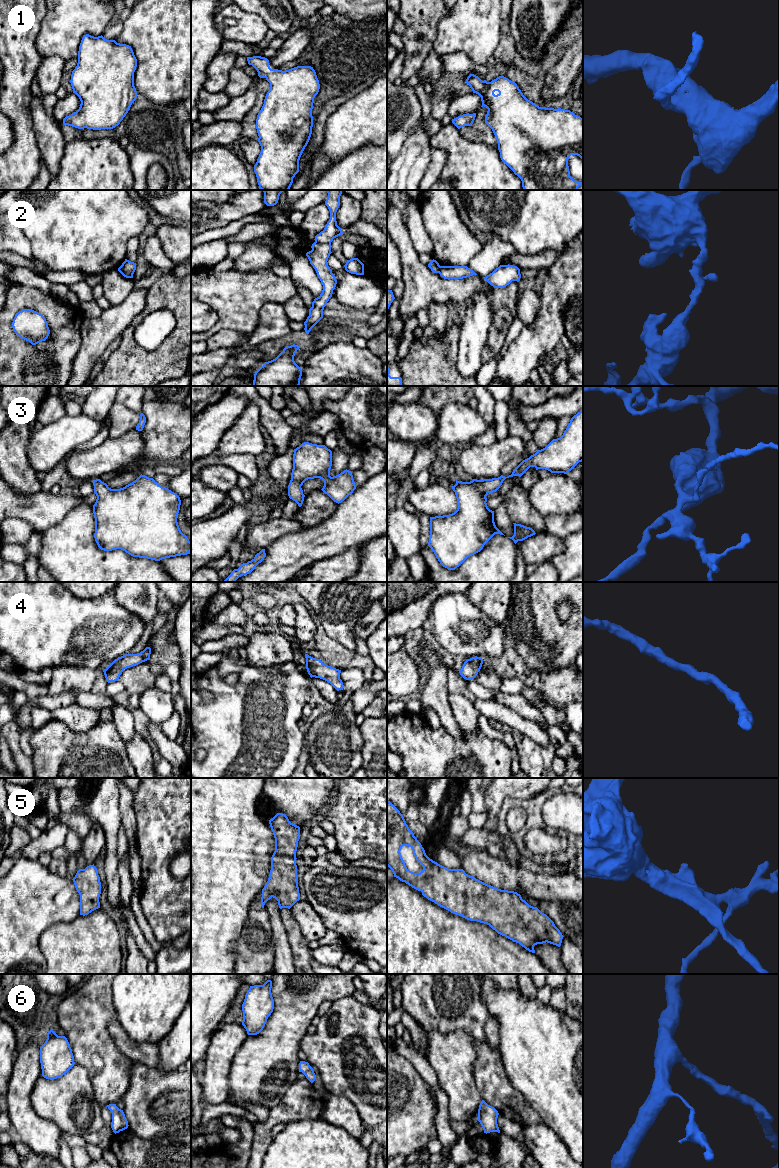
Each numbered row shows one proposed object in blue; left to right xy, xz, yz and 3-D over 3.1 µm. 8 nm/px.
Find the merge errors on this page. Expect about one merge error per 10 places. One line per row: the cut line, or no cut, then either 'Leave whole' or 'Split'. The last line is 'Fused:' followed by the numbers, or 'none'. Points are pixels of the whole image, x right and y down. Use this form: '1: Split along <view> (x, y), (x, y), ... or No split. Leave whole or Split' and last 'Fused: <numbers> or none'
1: No split. Leave whole
2: Split along xz (315, 241), (330, 244). Split
3: No split. Leave whole
4: No split. Leave whole
5: No split. Leave whole
6: No split. Leave whole
Fused: 2

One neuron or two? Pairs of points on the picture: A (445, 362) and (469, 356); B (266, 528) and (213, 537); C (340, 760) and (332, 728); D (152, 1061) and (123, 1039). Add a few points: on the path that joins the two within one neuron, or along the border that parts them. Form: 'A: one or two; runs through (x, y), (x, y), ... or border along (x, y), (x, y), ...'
A: two; border along (459, 336), (456, 369), (461, 375)
B: two; border along (266, 517), (249, 527)
C: one; runs through (335, 752), (333, 736)
D: one; runs through (145, 1054), (135, 1051), (130, 1046)

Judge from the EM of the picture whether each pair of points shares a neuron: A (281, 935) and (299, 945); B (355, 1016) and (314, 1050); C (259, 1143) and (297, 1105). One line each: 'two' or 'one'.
A: two
B: one
C: one

